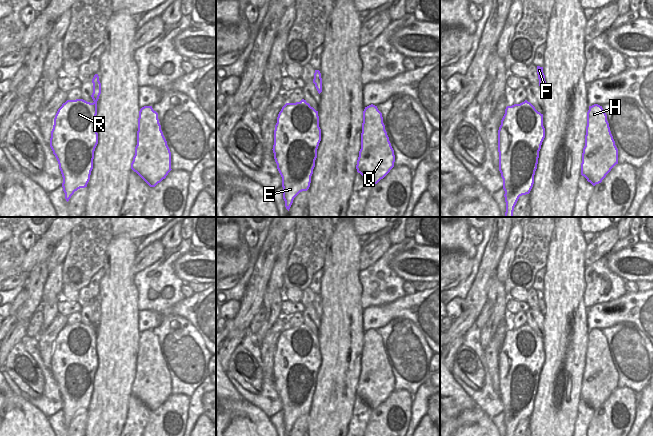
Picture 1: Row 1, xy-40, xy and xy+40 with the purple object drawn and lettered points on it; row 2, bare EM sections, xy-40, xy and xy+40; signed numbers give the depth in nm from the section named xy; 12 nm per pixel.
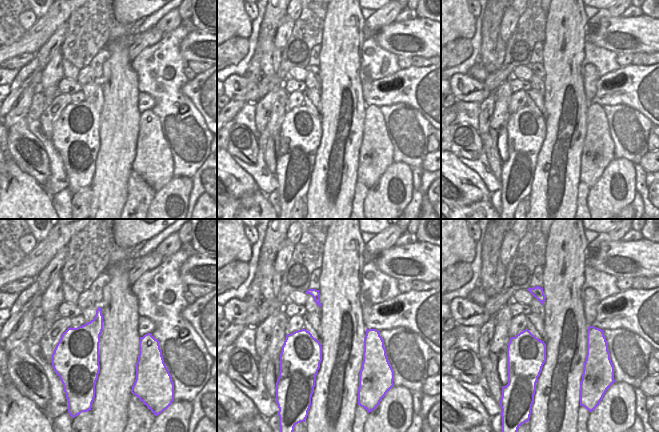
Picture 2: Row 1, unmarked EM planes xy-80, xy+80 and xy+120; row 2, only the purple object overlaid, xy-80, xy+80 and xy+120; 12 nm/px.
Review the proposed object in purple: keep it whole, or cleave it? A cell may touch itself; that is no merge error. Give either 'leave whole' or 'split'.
leave whole

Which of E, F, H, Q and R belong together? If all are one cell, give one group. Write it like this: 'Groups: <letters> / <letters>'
Groups: E F H Q R.

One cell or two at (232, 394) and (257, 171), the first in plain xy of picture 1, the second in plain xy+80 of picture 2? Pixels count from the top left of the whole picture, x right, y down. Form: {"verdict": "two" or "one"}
{"verdict": "two"}

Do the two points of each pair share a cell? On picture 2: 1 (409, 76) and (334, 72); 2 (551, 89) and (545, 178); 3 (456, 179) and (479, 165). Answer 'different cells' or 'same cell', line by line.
1: different cells
2: same cell
3: different cells

